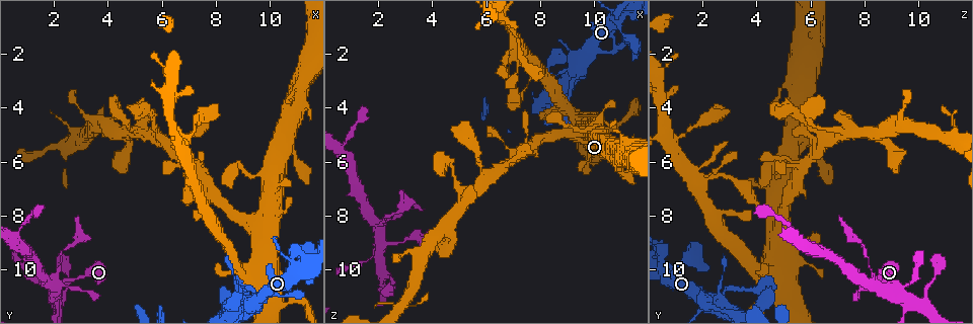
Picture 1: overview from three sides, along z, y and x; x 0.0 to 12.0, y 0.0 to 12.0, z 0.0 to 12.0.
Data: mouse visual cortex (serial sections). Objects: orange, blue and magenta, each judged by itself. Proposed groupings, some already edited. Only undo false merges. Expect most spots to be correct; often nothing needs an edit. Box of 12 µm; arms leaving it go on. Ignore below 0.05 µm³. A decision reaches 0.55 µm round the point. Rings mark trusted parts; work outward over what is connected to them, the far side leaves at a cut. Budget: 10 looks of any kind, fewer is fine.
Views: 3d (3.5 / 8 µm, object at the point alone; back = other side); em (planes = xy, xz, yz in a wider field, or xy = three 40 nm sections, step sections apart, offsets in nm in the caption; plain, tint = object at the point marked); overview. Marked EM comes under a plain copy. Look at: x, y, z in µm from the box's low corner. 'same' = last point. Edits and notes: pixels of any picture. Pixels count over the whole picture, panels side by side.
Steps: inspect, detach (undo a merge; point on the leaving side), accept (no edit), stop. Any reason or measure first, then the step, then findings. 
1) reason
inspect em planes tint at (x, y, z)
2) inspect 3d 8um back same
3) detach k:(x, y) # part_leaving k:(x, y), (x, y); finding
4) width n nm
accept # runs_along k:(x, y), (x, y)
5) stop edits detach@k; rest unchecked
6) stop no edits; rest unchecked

sudden change in width
inspect 3d 8um back at (9.5, 11.0, 2.7)

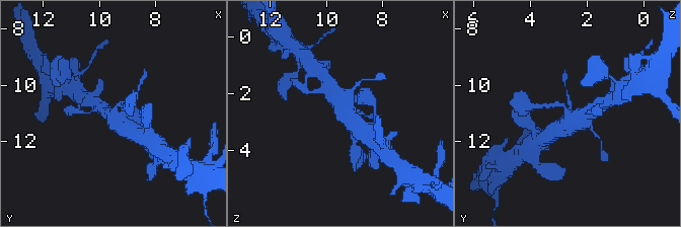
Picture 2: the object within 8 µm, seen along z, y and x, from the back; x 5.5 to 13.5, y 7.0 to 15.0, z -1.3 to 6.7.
closer look
inspect 3d 3.5um at (9.4, 10.9, 2.6)

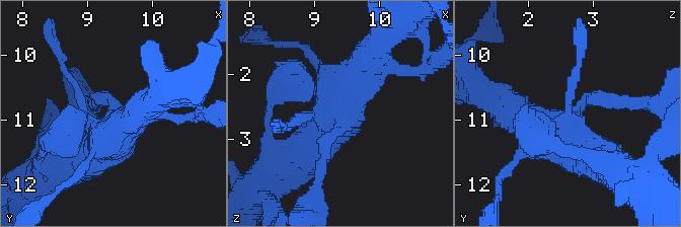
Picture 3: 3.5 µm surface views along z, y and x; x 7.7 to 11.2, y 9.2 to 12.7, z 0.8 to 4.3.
inspect em xy step 3 tint at (9.45, 10.95, 2.70)

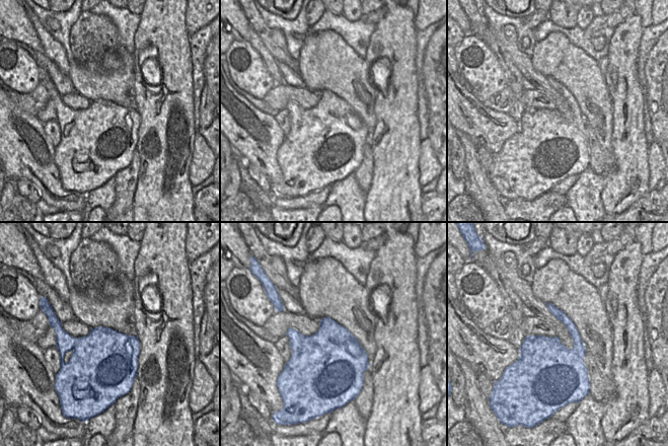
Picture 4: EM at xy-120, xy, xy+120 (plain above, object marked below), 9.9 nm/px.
accept # runs_along 3:(373, 55), (305, 151); continuous, no second cell

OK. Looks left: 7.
looks like a crossing
inspect 3d 3.5um back at (7.2, 6.8, 1.8)

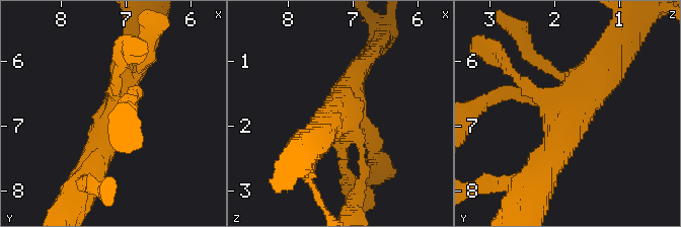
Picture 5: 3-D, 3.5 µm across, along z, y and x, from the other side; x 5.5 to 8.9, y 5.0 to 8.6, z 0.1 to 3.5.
inspect em xy step 2 tint at (7.15, 6.80, 1.80)

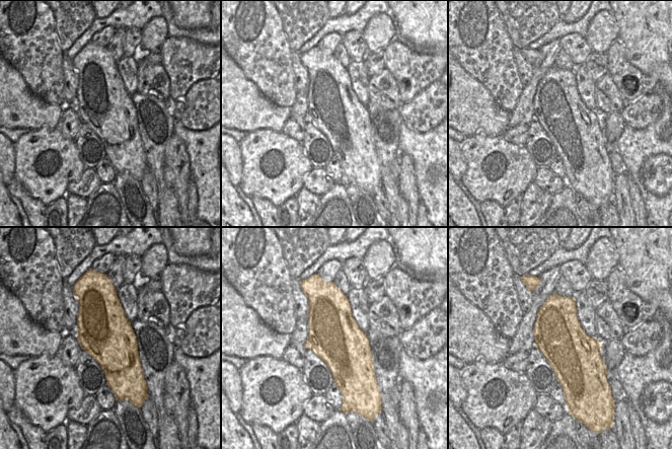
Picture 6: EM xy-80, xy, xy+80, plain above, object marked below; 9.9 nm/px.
accept # runs_along 5:(545, 168), (571, 106), (610, 66); continuous, no second cell

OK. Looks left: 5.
sudden change in width
inspect 3d 3.5um at (2.1, 10.1, 8.2)

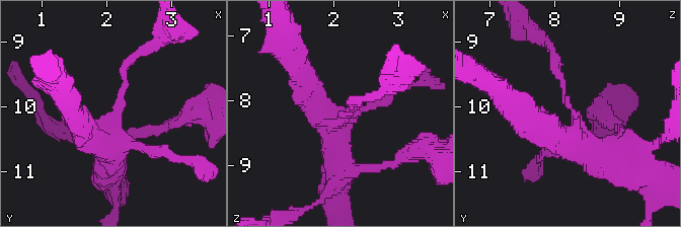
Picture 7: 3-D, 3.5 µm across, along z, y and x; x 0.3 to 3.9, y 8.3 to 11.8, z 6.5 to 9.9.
arm_widths 150, 450 nm; need the tissue
inspect em xy step 3 tint at (2.10, 10.05, 8.30)

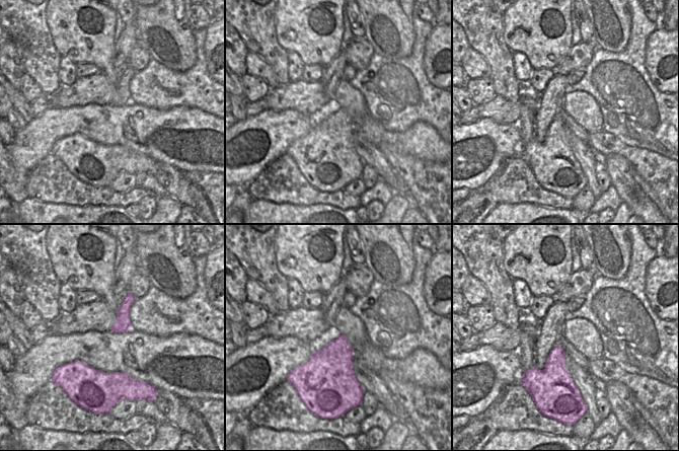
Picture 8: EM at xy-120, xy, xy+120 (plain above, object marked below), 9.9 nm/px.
accept # runs_along 7:(600, 154), (574, 144), (576, 120), (552, 54); continuous, no second cell

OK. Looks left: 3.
abrupt turn
inspect em xy step 1 tint at (2.2, 11.2, 10.2)

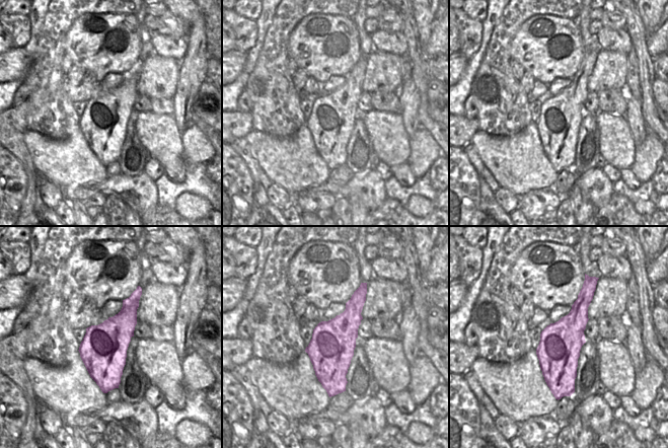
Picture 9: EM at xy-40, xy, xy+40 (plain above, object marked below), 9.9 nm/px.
inspect 3d 3.5um same

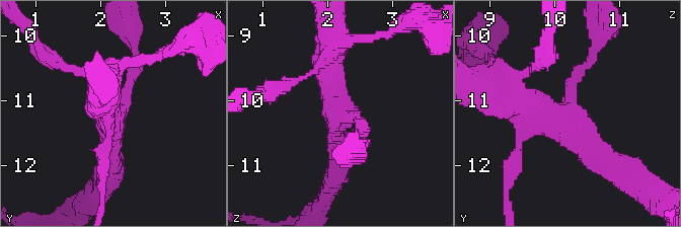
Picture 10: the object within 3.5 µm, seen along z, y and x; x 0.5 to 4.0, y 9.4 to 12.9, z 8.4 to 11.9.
arm_widths 200, 300, 450 nm
accept # runs_along 10:(506, 92), (563, 114), (589, 58); continuous, no second cell

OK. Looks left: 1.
stop no edits; rest unchecked

